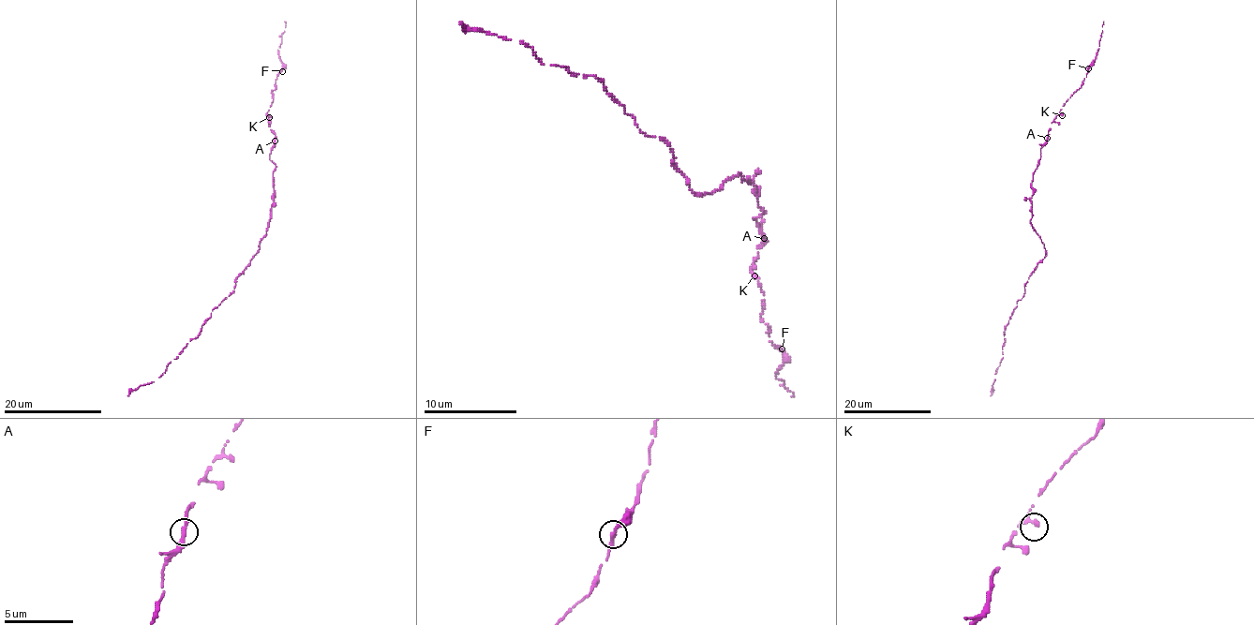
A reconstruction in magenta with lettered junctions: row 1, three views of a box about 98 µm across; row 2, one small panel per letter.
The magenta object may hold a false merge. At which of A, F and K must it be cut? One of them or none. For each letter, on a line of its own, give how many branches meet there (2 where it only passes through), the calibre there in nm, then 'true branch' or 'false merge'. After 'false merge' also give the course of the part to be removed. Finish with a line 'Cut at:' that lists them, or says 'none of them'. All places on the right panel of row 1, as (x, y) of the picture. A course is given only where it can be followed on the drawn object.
A: 2 | 320 nm | true branch
F: 2 | 300 nm | true branch
K: 2 | 260 nm | true branch
Cut at: none of them

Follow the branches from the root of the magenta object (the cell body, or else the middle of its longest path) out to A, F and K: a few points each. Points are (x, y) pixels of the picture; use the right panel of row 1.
A: (1031, 218), (1033, 172), (1047, 138)
F: (1031, 218), (1032, 181), (1040, 158), (1040, 148), (1047, 140), (1052, 122), (1067, 100), (1081, 86), (1088, 68)
K: (1031, 218), (1033, 172), (1040, 158), (1040, 148), (1047, 140), (1052, 122), (1057, 115), (1062, 115)

